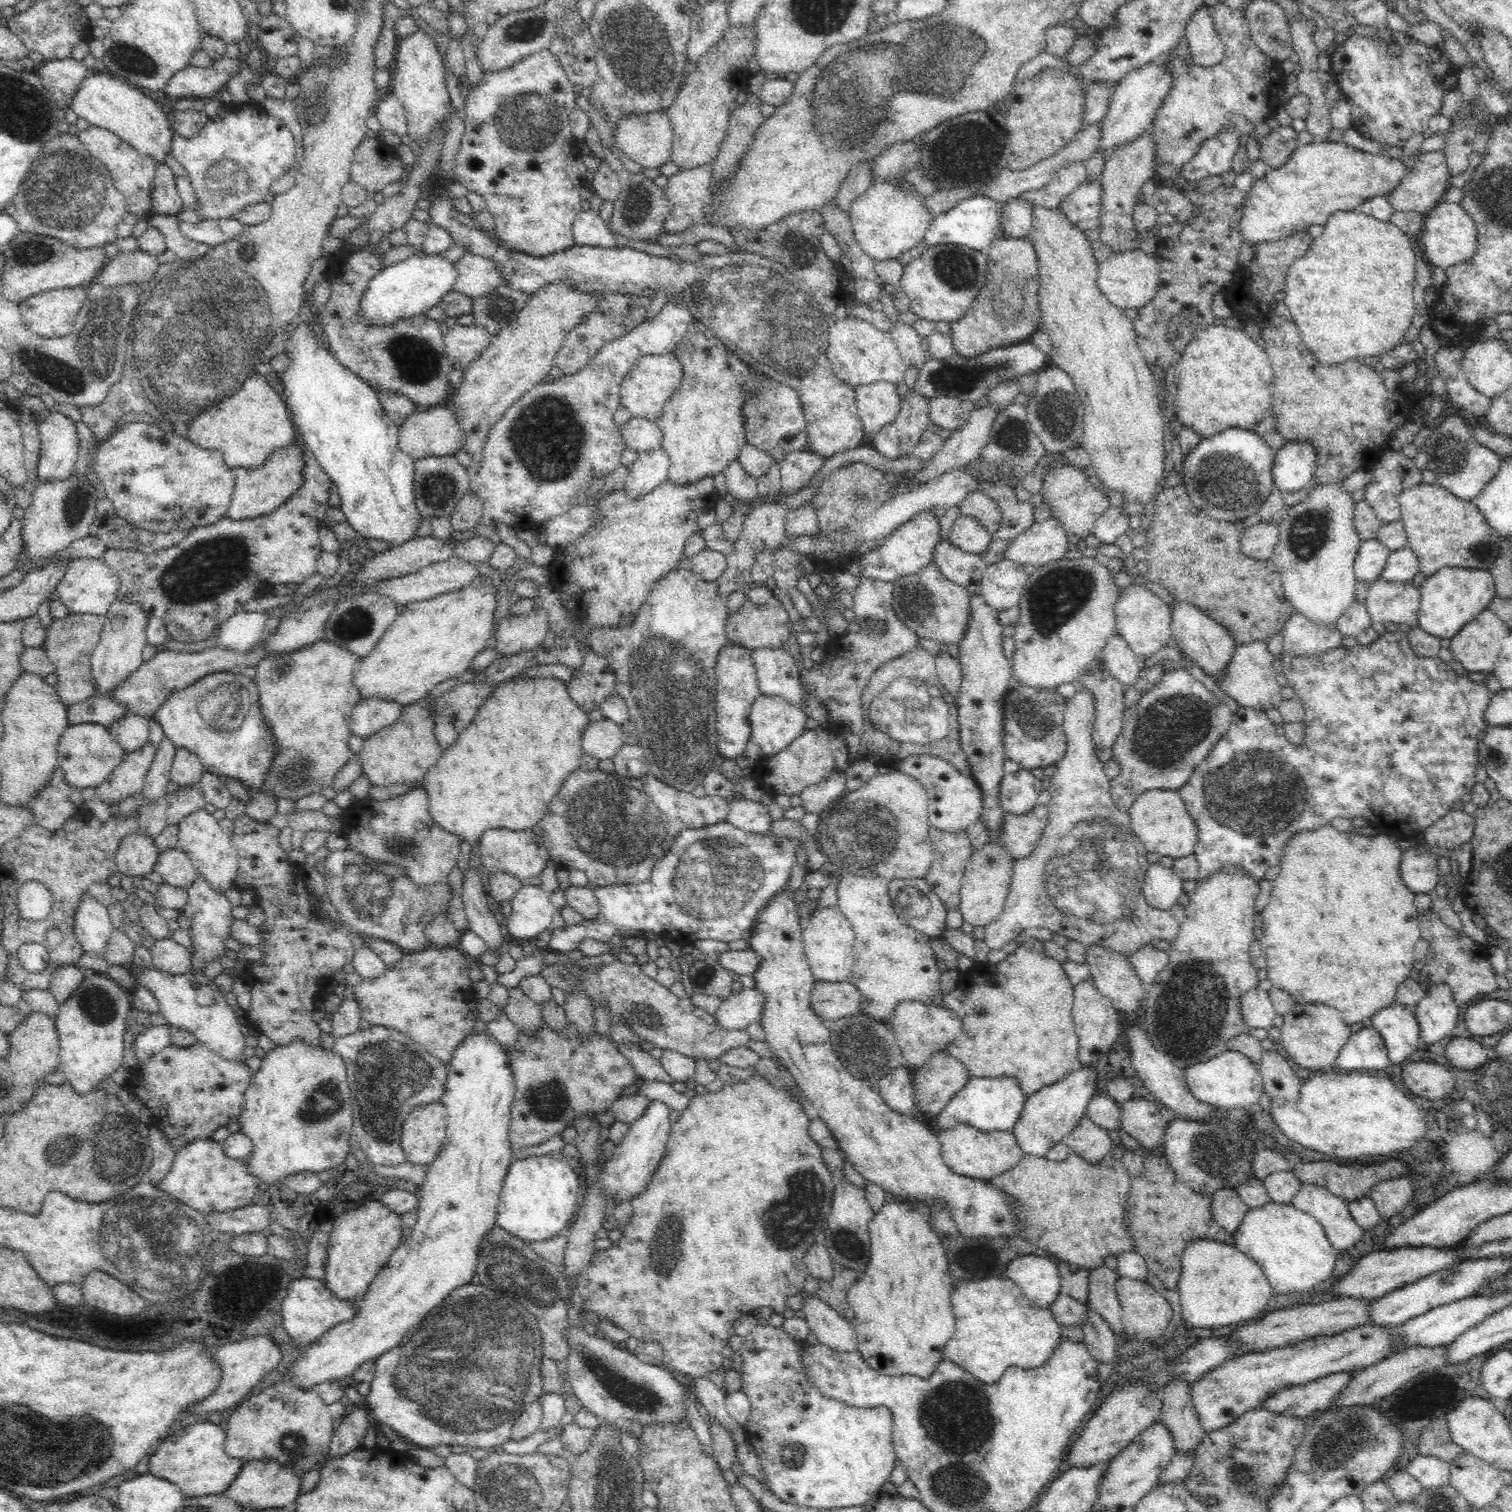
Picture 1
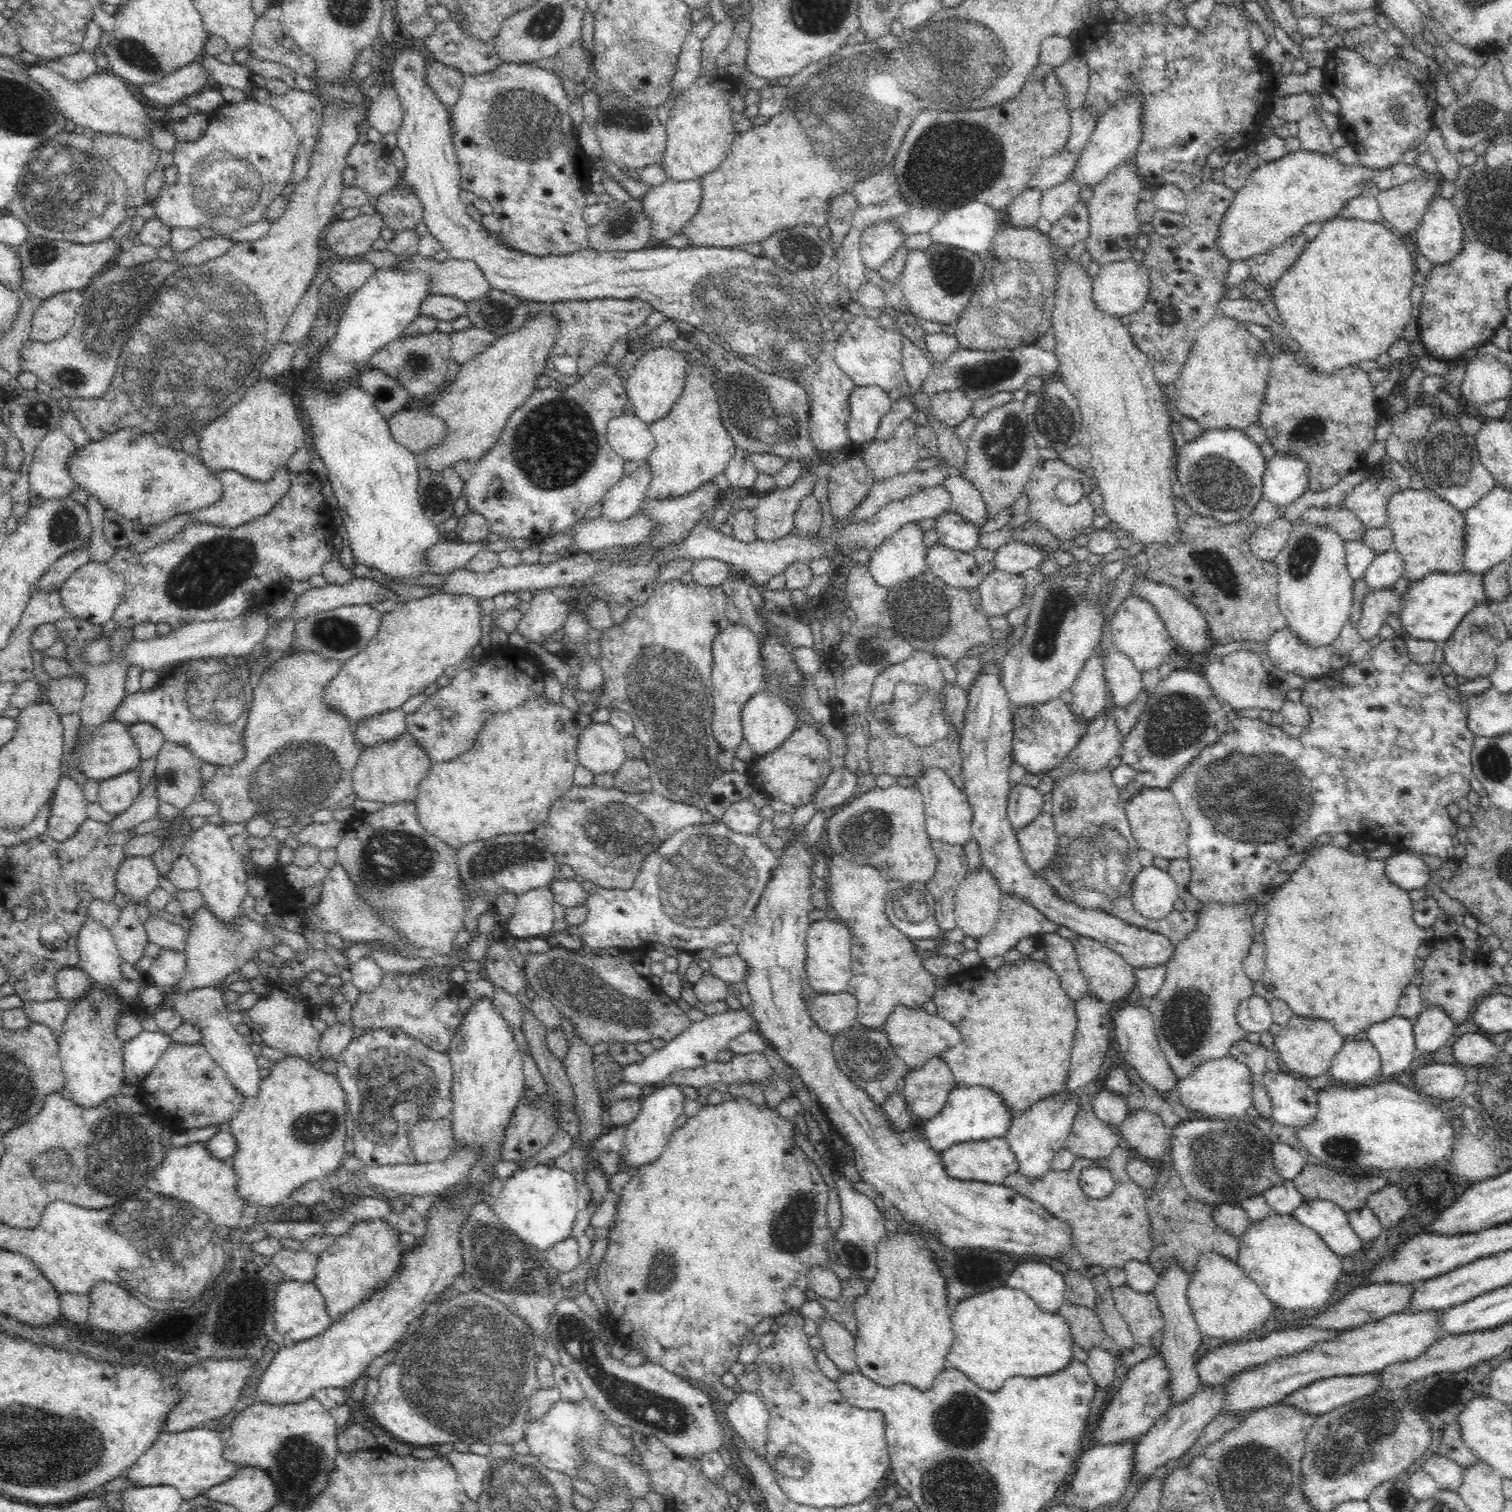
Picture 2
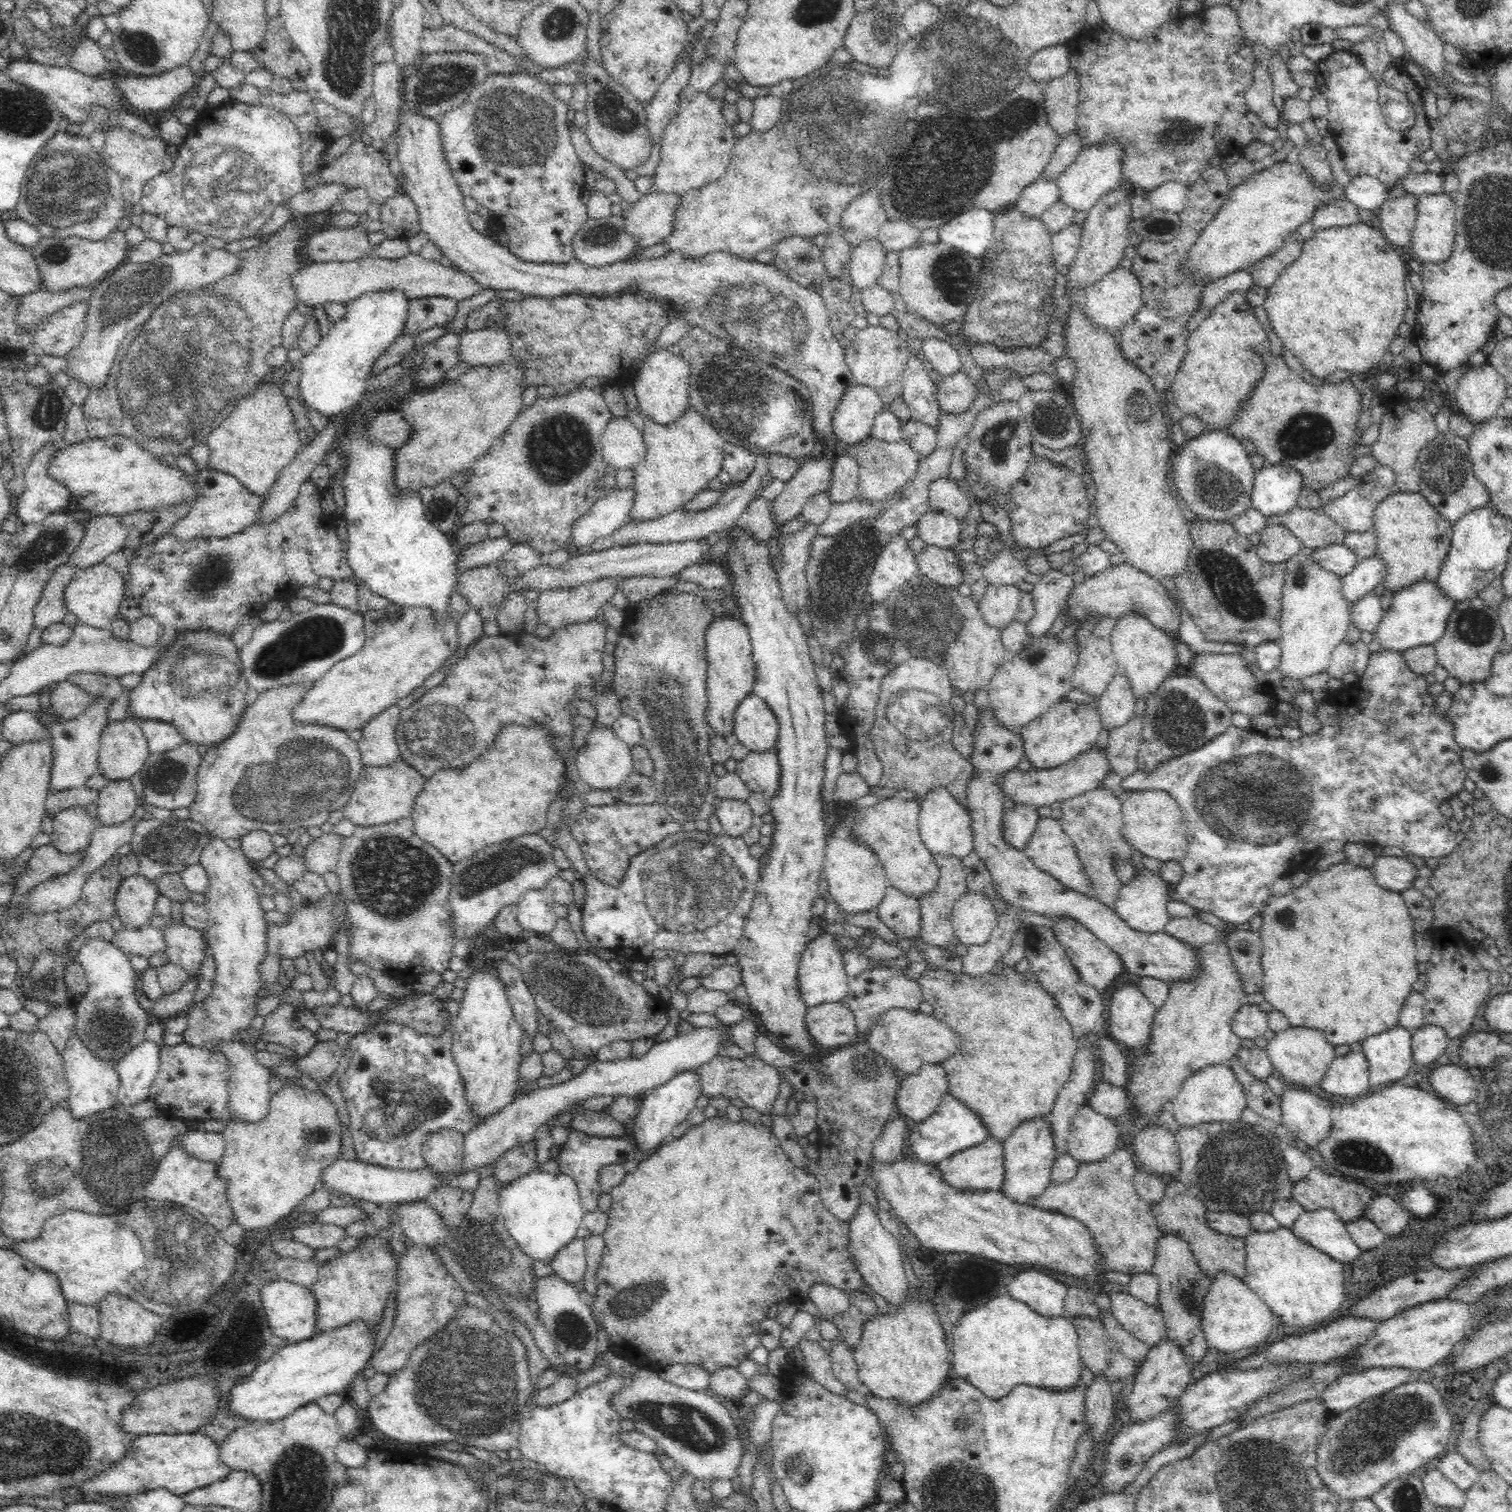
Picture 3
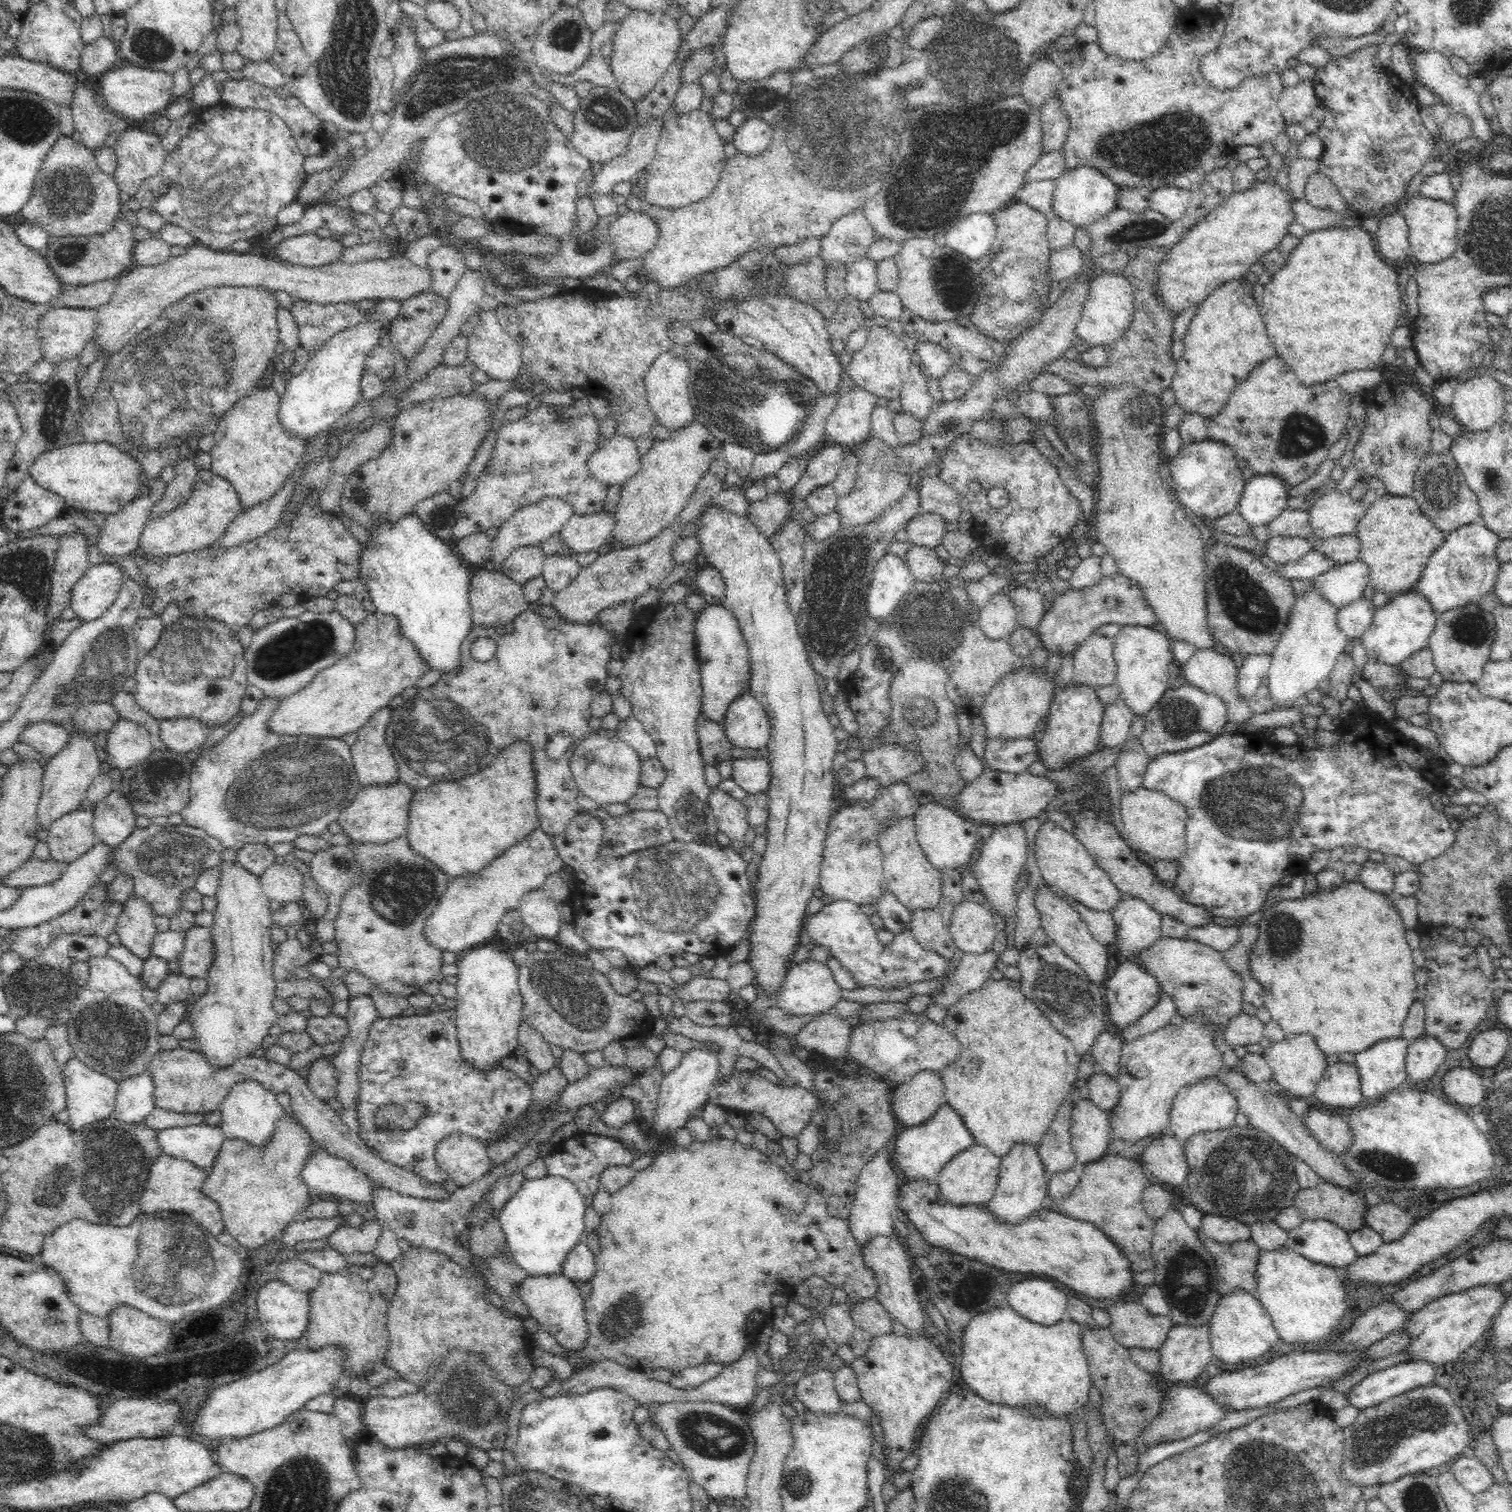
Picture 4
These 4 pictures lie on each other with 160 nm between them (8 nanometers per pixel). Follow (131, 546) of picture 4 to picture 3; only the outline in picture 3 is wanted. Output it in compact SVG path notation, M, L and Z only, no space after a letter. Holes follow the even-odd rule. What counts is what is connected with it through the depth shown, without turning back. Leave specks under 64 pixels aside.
M99 515L90 520L80 544L68 558L66 564L77 570L102 563L112 552L122 551L128 529L118 515Z

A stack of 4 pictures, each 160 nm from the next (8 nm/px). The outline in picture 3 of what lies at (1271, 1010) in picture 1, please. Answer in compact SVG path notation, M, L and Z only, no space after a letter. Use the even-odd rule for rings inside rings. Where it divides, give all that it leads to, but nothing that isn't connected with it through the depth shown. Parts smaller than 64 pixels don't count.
M1247 1002L1232 1017L1231 1032L1239 1036L1241 1040L1263 1037L1264 1032L1268 1032L1269 1029L1267 1018L1267 1013L1262 1011L1258 1005Z

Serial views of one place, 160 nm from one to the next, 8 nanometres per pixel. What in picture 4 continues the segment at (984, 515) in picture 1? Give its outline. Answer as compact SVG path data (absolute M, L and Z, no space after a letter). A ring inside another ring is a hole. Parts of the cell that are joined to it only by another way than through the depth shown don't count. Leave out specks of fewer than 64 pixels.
M935 475L924 476L918 484L919 512L934 512L946 522L954 522L961 512L959 496L951 486L944 484Z

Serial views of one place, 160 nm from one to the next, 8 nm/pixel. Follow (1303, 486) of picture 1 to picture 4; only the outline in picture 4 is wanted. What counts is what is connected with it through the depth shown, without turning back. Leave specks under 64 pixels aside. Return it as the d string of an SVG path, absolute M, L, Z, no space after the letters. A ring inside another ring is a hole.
M1260 474L1245 482L1236 511L1252 527L1267 525L1286 509L1289 498L1281 478Z

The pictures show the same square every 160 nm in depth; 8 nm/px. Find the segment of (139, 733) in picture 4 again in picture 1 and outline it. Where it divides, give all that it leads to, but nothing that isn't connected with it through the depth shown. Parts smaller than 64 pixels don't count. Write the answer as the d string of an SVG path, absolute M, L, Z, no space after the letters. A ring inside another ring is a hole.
M86 722L68 725L58 742L58 764L64 779L70 786L80 790L97 787L104 782L114 772L114 768L122 762L124 754L125 750L114 741L108 727L100 724Z

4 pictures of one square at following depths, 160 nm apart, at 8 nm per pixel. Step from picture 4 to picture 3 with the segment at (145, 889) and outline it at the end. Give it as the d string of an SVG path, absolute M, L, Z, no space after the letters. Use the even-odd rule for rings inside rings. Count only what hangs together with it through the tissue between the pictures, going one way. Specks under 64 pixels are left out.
M151 818L140 819L134 827L130 842L132 853L138 855L139 873L148 880L156 881L160 874L173 872L180 874L186 866L198 864L204 848L211 842L206 828L191 819L160 820Z

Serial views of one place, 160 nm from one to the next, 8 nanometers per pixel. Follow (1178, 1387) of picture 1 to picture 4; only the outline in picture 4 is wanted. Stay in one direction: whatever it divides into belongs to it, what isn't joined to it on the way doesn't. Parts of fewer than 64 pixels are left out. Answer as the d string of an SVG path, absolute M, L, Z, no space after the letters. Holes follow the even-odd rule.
M1171 1204L1168 1212L1155 1221L1151 1249L1155 1262L1155 1283L1162 1289L1166 1301L1170 1305L1169 1315L1173 1325L1186 1324L1197 1327L1208 1323L1216 1310L1218 1300L1221 1298L1221 1294L1217 1291L1218 1267L1216 1267L1216 1259L1200 1241L1196 1229L1192 1229L1186 1224L1184 1217L1182 1217L1182 1210L1178 1209L1176 1205Z

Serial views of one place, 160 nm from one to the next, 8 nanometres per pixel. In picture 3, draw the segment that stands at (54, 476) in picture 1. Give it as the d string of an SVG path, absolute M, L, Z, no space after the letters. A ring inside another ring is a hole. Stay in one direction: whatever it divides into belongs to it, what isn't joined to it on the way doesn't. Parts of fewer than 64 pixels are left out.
M62 443L46 444L42 446L42 450L38 450L34 454L34 458L30 460L30 464L25 468L25 489L19 497L16 506L14 506L15 515L22 520L24 525L38 524L42 522L48 514L67 508L69 500L71 500L71 492L67 486L60 484L57 480L50 478L47 473L49 460L60 450Z

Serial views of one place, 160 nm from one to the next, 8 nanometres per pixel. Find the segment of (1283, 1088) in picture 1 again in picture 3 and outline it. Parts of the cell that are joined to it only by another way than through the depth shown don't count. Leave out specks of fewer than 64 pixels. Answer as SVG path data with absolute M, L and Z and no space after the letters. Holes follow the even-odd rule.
M1285 1083L1280 1106L1282 1125L1307 1146L1316 1149L1331 1132L1330 1103L1306 1088Z

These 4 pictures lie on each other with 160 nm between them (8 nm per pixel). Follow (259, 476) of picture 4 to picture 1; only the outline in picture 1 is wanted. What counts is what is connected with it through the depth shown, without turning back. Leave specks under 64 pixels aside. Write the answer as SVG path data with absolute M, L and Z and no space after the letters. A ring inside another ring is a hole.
M250 376L242 390L227 395L222 402L202 410L187 423L187 438L204 450L219 450L228 468L258 468L278 448L288 446L299 437L291 414L280 394L264 376Z

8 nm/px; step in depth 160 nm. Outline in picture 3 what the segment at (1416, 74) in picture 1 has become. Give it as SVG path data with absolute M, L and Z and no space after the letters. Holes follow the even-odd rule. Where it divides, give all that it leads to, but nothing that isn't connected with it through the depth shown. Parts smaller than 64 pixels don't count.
M1341 45L1328 58L1316 63L1317 88L1328 102L1329 114L1326 118L1330 123L1330 135L1338 144L1346 172L1350 178L1364 174L1373 176L1389 192L1398 180L1414 169L1413 161L1420 163L1420 155L1431 149L1430 118L1424 115L1423 89L1410 80L1403 65L1393 65L1384 71L1381 83L1406 94L1416 114L1416 124L1405 132L1398 132L1386 123L1379 106L1379 84L1365 70L1358 55Z

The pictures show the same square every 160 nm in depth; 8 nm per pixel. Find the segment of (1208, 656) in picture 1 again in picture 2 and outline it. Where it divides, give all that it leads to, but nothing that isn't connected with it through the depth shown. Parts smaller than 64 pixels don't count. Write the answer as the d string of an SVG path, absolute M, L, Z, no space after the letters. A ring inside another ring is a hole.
M1137 575L1134 584L1132 584L1131 593L1150 603L1150 605L1154 605L1158 617L1162 619L1166 626L1166 631L1170 638L1172 638L1172 641L1174 641L1175 646L1183 648L1193 655L1201 655L1210 651L1216 645L1214 639L1210 637L1208 622L1202 617L1202 612L1198 611L1198 608L1189 601L1186 601L1186 598L1183 598L1170 585L1159 584L1158 582L1146 579L1144 575L1141 575L1141 577Z

